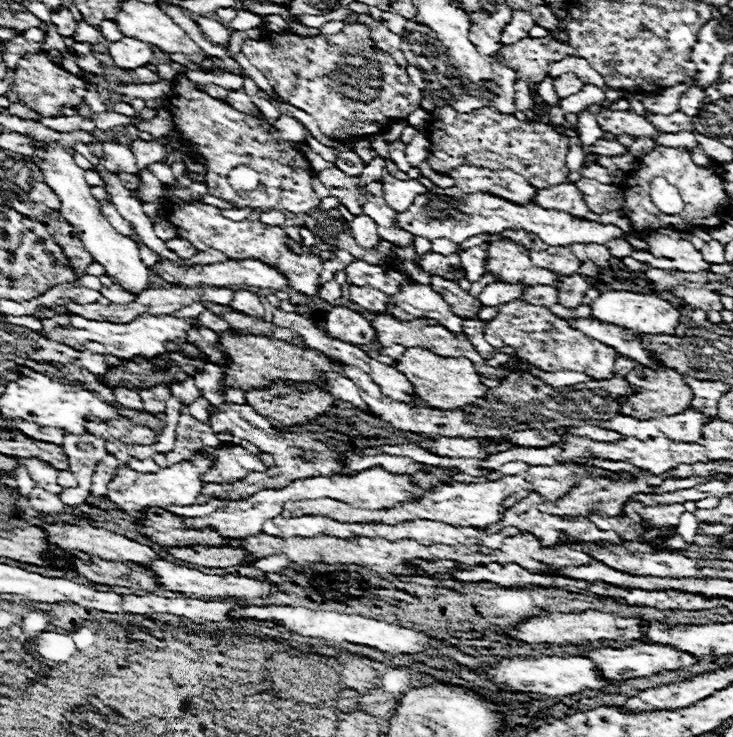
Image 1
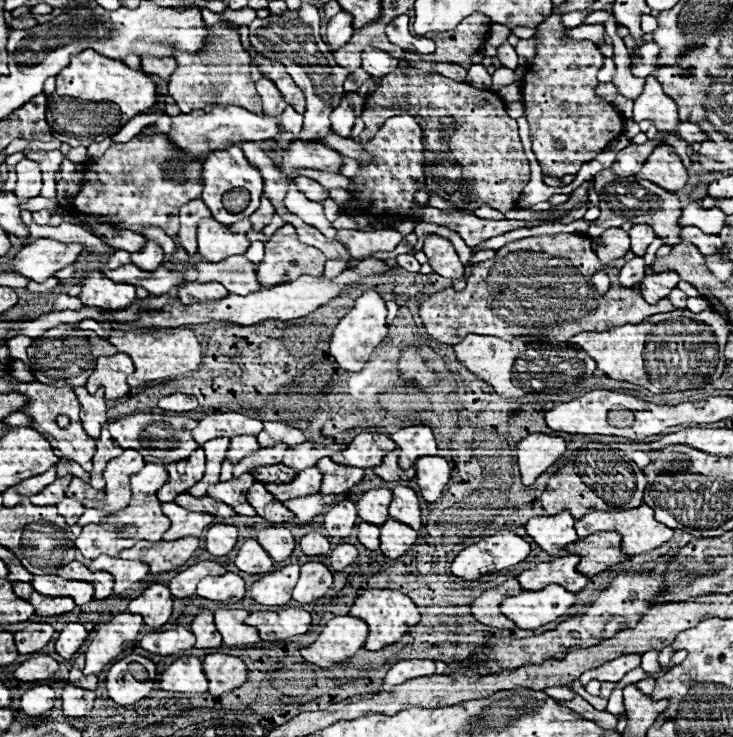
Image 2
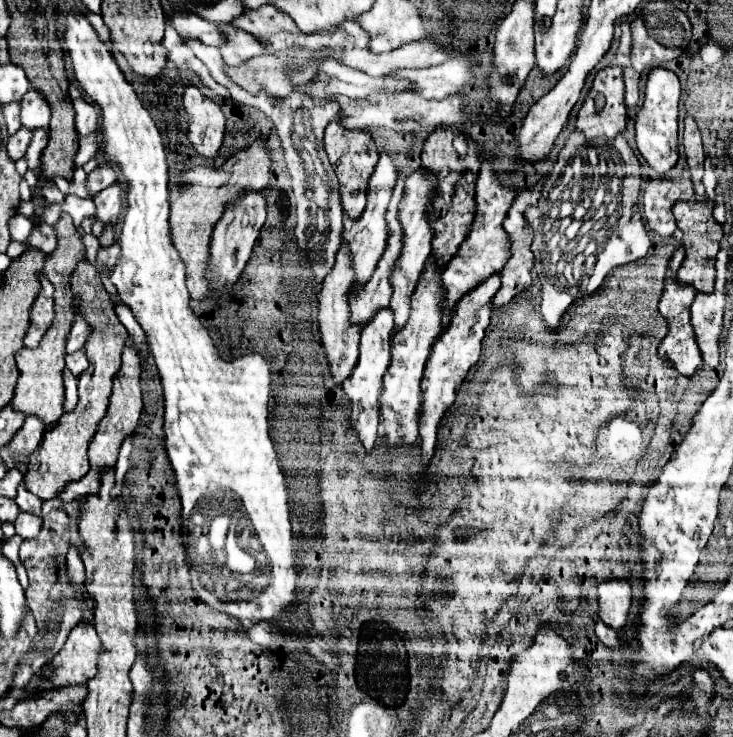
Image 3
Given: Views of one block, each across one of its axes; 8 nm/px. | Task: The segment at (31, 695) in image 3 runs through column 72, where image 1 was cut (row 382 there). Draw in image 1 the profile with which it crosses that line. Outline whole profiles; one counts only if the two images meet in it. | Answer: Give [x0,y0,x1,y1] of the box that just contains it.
[620,364,692,420]

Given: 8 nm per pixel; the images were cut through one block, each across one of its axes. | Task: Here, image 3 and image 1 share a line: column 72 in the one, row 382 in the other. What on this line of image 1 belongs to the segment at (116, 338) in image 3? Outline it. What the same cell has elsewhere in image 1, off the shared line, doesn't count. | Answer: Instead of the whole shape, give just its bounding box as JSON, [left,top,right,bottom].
[246,348,488,426]

